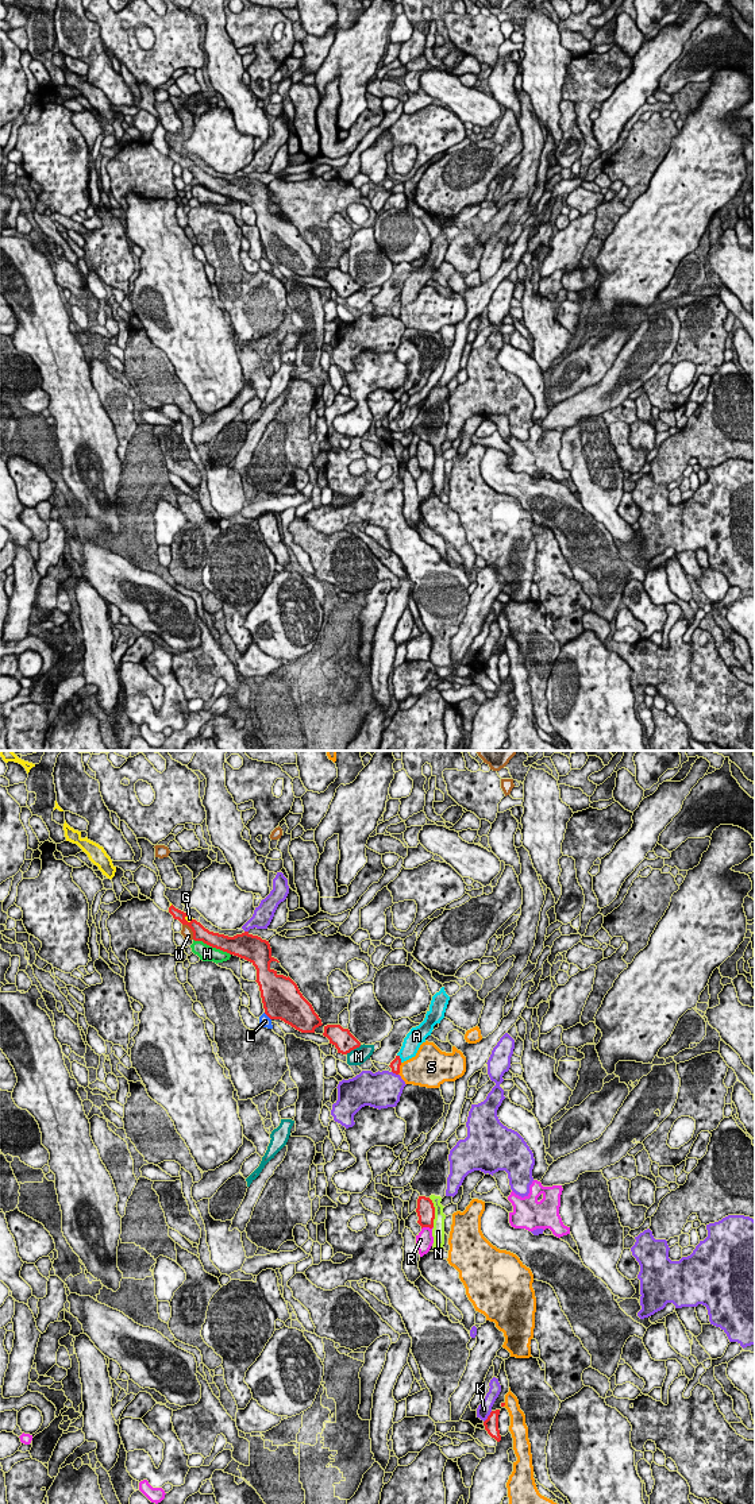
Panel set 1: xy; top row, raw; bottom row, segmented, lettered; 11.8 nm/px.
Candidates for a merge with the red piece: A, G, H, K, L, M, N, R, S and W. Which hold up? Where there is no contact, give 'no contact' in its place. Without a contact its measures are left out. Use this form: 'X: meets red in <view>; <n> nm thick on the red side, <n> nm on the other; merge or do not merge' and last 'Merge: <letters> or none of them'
A: meets red in xy; 120 nm thick on the red side, 200 nm on the other; do not merge
G: meets red in xy; 180 nm thick on the red side, 70 nm on the other; merge
H: meets red in xy; 220 nm thick on the red side, 190 nm on the other; do not merge
K: meets red in xy; 160 nm thick on the red side, 170 nm on the other; do not merge
L: meets red in xy; 460 nm thick on the red side, 140 nm on the other; do not merge
M: meets red in xy; 240 nm thick on the red side, 200 nm on the other; do not merge
N: meets red in xy; 220 nm thick on the red side, 160 nm on the other; do not merge
R: meets red in xy; 220 nm thick on the red side, 200 nm on the other; do not merge
S: meets red in xy; 120 nm thick on the red side, 360 nm on the other; do not merge
W: meets red in xy; 180 nm thick on the red side, 130 nm on the other; do not merge
Merge: G

